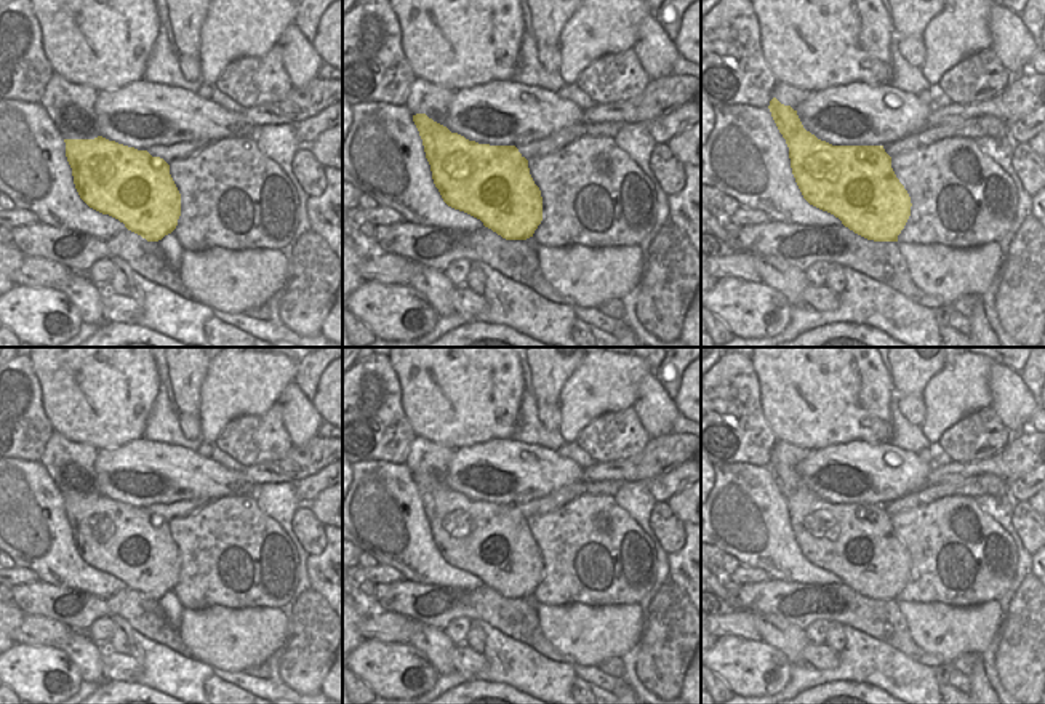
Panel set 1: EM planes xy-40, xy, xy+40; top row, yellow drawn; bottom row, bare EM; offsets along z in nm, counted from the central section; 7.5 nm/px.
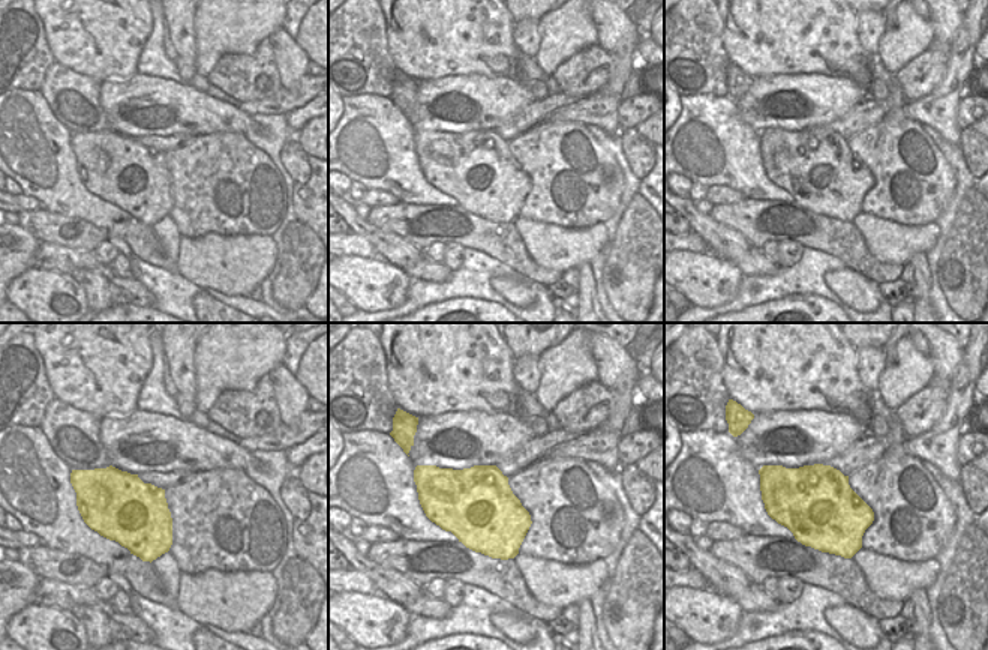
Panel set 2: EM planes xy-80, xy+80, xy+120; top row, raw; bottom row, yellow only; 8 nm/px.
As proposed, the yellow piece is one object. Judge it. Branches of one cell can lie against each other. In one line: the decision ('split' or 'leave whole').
split

